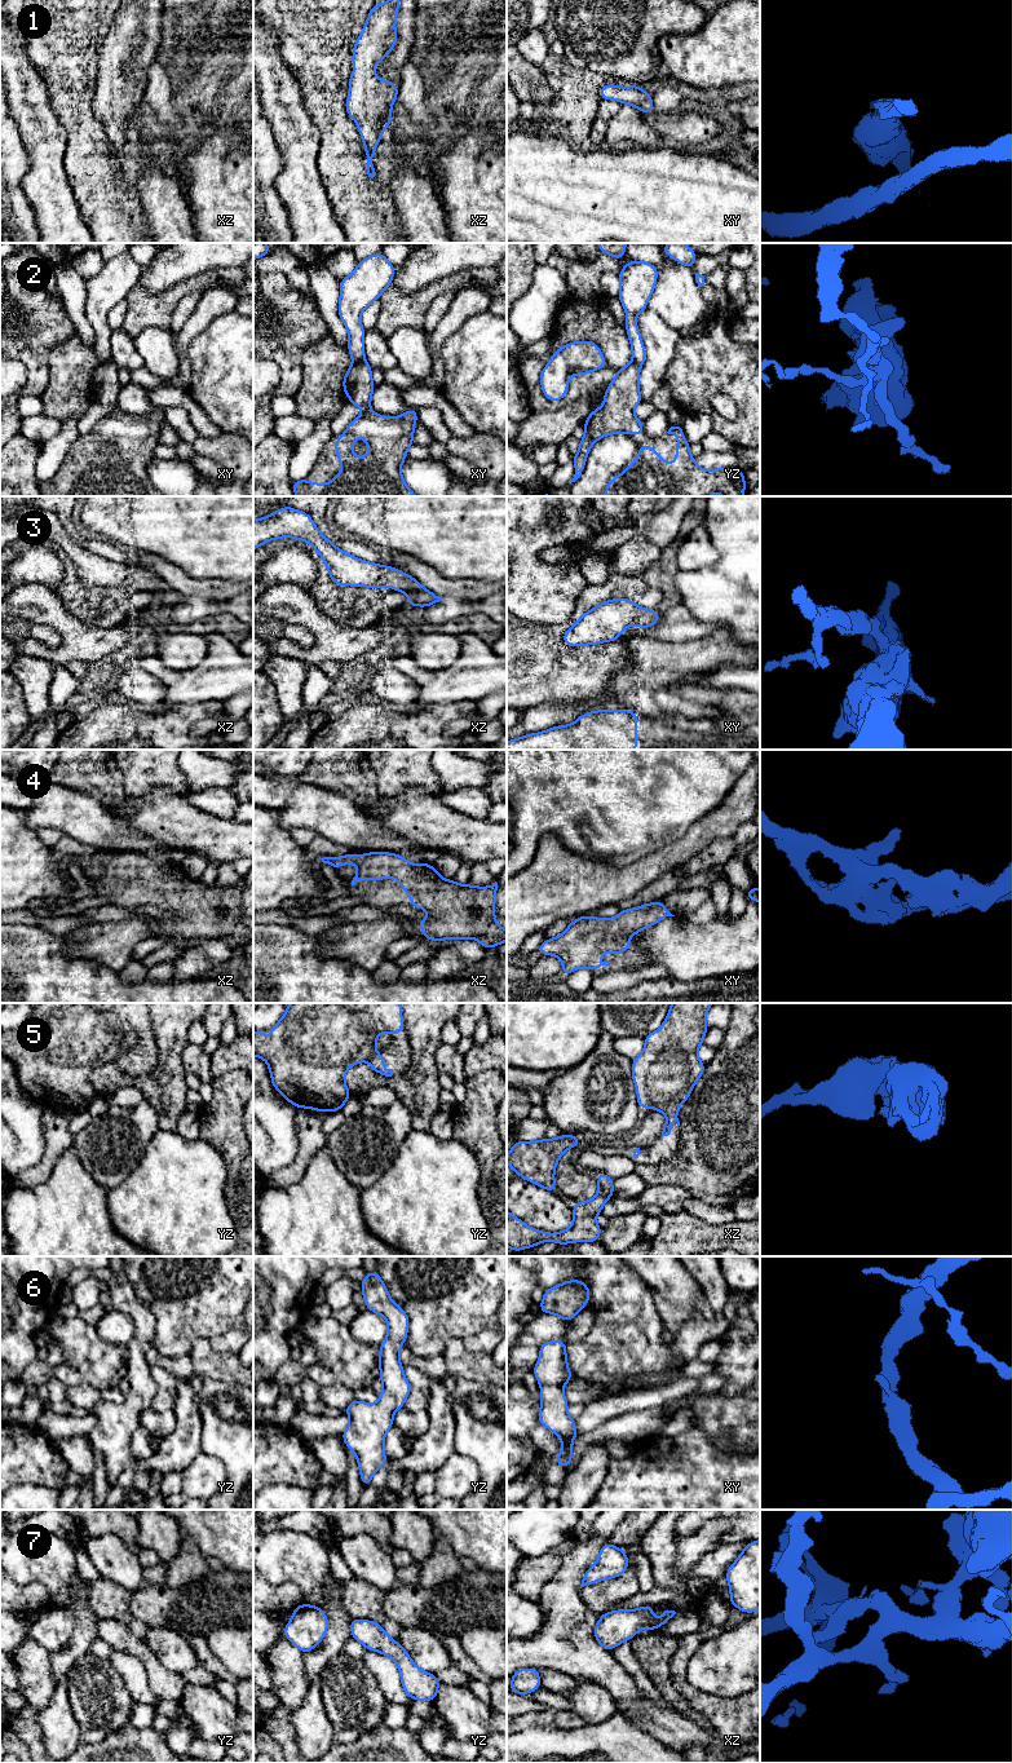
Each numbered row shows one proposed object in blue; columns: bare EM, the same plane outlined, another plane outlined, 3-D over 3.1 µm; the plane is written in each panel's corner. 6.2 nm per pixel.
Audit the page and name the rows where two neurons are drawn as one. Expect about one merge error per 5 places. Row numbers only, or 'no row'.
2

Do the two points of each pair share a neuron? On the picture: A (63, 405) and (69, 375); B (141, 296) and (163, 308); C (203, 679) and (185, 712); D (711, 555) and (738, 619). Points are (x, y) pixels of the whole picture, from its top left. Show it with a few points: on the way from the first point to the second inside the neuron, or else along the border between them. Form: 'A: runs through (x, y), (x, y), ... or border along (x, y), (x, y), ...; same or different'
A: runs through (65, 397), (69, 383); same
B: runs through (146, 301), (153, 308), (158, 308); same
C: border along (207, 701), (177, 706); different
D: border along (708, 533), (719, 557), (707, 566), (684, 570); different

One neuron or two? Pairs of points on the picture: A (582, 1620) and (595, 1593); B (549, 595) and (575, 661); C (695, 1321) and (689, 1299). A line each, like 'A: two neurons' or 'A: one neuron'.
A: two neurons
B: two neurons
C: two neurons

